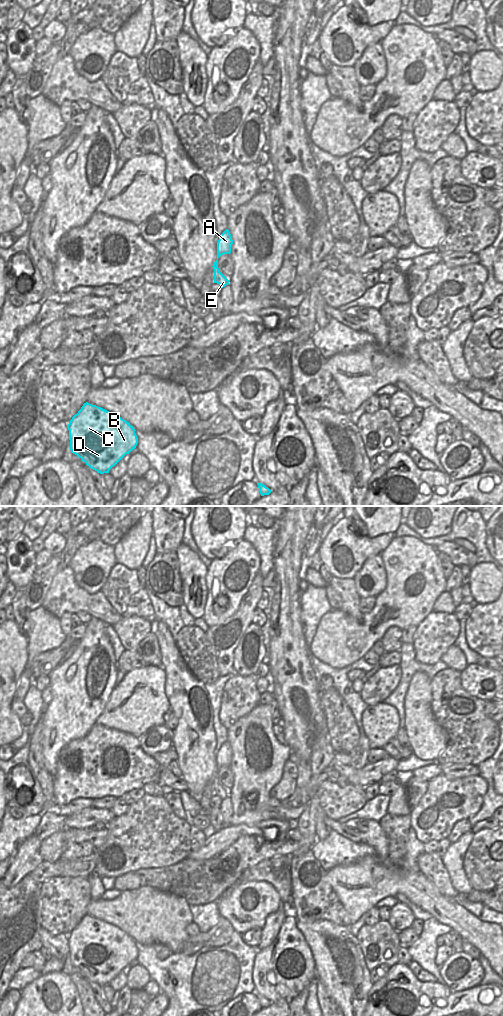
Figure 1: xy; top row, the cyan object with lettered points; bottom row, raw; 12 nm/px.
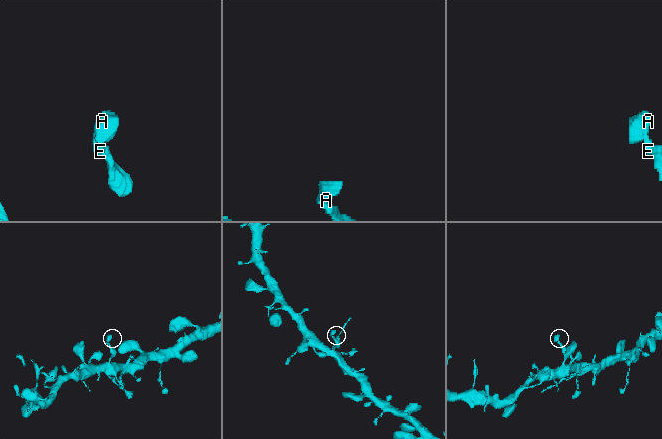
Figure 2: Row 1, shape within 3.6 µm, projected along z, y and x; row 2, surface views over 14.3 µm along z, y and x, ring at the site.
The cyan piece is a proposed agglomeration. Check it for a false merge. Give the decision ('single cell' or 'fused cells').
single cell

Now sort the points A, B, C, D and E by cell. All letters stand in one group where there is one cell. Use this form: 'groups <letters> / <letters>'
groups A B C D E

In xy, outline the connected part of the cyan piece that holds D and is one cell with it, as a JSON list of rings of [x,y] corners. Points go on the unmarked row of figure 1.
[[[88,914],[67,940],[71,964],[100,986],[109,985],[138,956],[136,942],[129,934]]]

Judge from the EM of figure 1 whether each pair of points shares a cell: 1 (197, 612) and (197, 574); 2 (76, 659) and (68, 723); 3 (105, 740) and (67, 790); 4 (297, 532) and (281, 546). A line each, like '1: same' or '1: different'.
1: same
2: same
3: same
4: same

